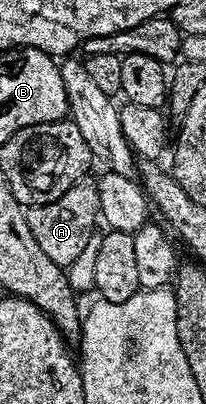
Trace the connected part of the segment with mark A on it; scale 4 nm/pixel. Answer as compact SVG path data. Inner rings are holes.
M87 180L77 183L73 188L69 188L69 192L65 192L49 204L26 207L29 232L33 232L33 240L37 240L41 252L45 252L45 256L49 256L53 264L71 268L71 265L86 252L87 245L89 250L96 237L95 221L98 223L101 218L99 187L92 183L90 186L89 183ZM91 237L93 237L92 242Z

